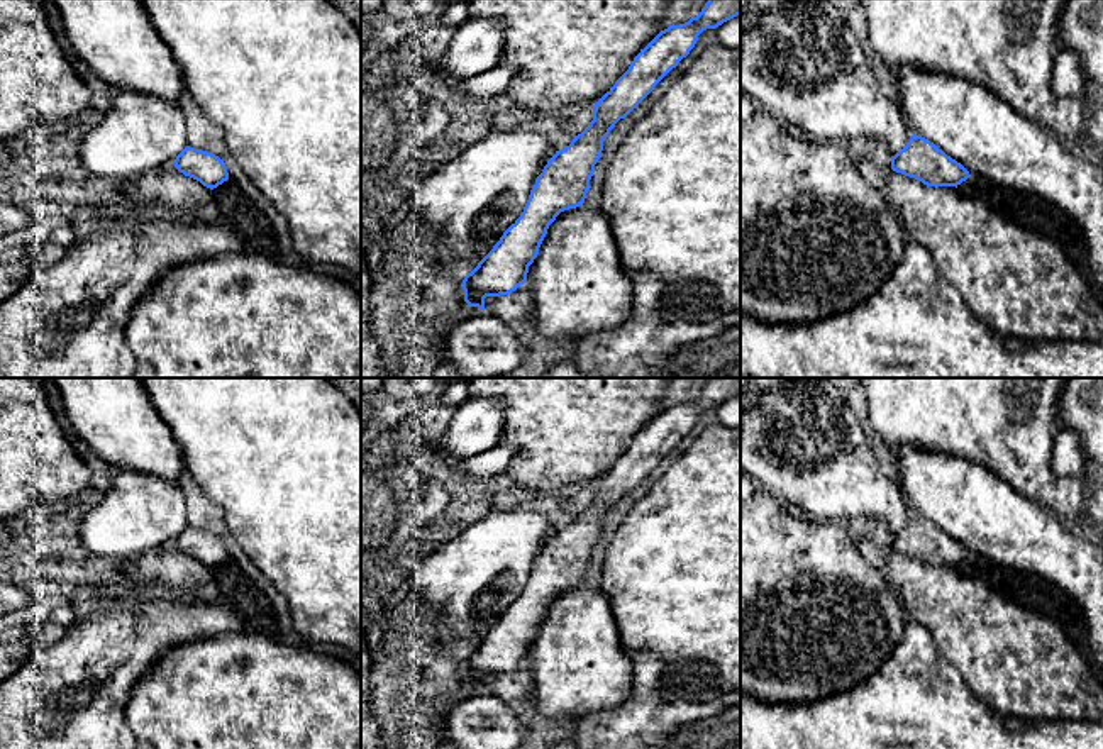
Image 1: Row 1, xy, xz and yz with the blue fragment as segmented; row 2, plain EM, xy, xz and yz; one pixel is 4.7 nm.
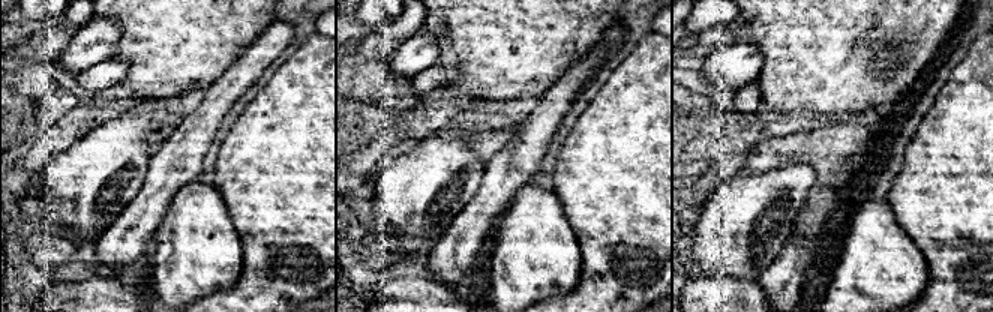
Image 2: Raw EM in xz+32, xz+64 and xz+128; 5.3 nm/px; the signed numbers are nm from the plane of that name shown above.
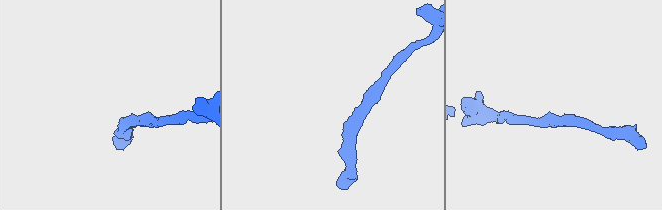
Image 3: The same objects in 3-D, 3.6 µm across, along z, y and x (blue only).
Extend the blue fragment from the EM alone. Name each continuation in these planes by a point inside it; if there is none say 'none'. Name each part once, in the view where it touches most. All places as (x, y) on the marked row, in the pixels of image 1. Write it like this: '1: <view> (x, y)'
none

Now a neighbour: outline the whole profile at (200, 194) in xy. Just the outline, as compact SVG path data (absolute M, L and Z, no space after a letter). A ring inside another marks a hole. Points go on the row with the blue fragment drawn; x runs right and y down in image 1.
M173 163L115 181L124 202L98 202L93 232L68 242L59 263L34 268L29 280L0 303L0 378L132 378L136 356L125 341L132 307L169 269L242 252L229 225L195 215L198 203L213 202L213 190L185 176ZM149 203L169 203L176 217L146 215L142 208Z

